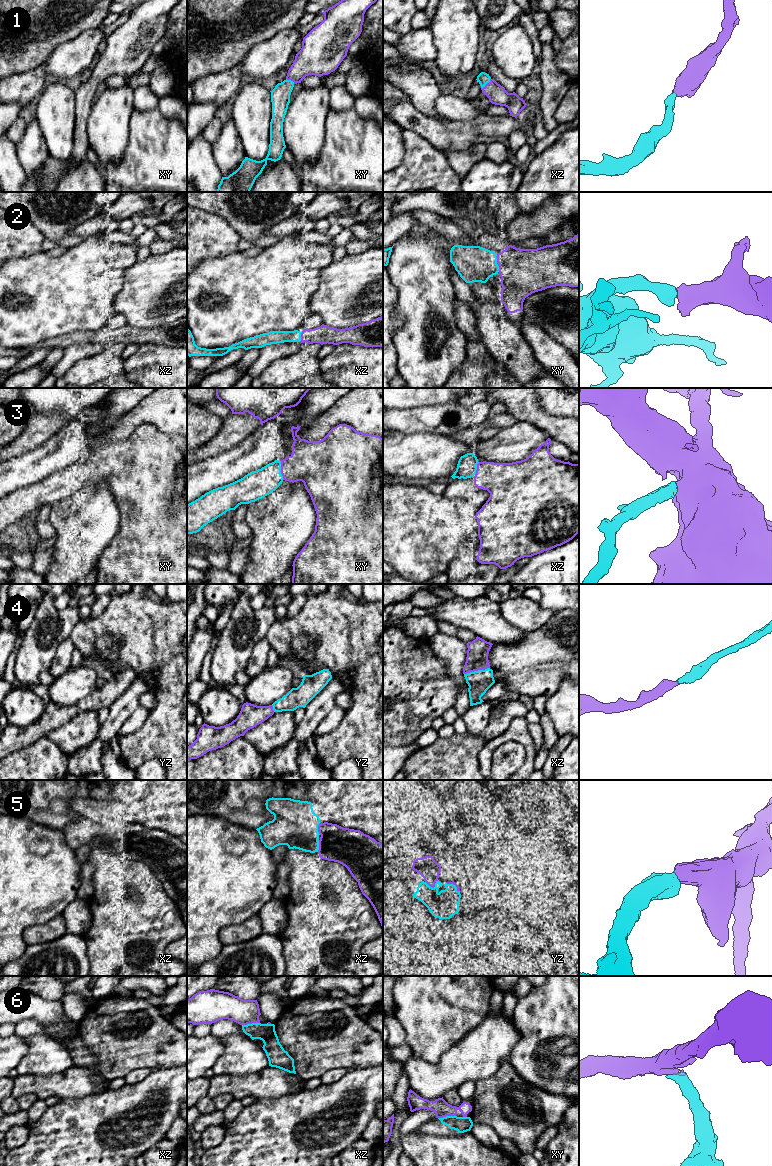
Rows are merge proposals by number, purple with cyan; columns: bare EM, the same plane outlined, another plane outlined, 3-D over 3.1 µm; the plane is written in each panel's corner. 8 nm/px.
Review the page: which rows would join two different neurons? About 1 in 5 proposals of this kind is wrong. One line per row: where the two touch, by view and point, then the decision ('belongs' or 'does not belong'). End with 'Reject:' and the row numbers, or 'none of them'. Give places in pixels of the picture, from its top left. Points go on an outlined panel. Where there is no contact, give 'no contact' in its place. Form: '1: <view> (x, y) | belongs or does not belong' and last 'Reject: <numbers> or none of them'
1: xz (487, 83) | belongs
2: xy (497, 262) | belongs
3: xy (281, 470) | belongs
4: xz (476, 670) | belongs
5: yz (432, 887) | belongs
6: xz (250, 1023) | does not belong
Reject: 6

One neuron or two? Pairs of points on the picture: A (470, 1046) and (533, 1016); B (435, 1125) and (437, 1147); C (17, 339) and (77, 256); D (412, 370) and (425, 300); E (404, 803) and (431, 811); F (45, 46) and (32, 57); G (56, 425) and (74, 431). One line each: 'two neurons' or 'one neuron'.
A: two neurons
B: two neurons
C: one neuron
D: one neuron
E: one neuron
F: one neuron
G: two neurons

